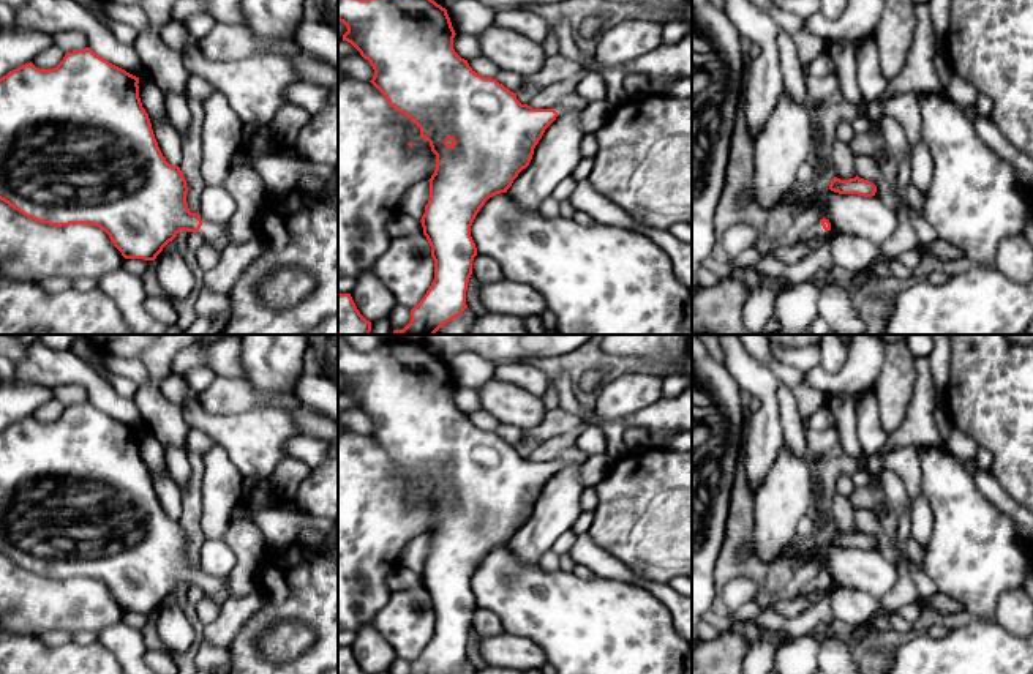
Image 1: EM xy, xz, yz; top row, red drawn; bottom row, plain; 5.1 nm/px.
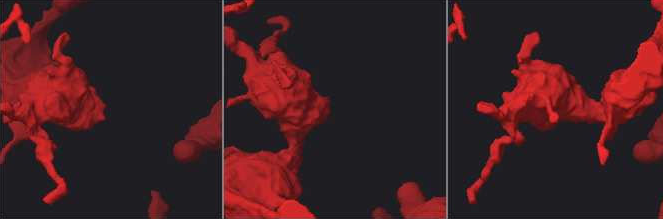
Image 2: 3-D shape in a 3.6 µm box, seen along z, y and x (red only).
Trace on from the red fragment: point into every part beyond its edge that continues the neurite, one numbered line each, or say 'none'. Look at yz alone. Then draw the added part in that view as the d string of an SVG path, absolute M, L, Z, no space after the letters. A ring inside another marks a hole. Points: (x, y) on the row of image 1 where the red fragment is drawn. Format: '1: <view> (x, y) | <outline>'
1: yz (817, 231) | M817 223L815 226L812 226L801 238L801 242L809 242L815 237L821 237L826 235L828 230L823 229L821 223Z

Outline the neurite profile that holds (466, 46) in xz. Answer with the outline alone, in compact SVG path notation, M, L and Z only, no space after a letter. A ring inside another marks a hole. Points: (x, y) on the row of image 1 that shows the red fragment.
M455 35L453 49L464 60L472 60L480 55L479 39L469 35Z

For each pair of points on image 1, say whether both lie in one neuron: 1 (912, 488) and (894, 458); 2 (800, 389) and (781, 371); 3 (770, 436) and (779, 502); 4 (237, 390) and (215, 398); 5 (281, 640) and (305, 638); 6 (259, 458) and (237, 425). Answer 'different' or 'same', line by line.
1: same
2: same
3: different
4: same
5: same
6: same

